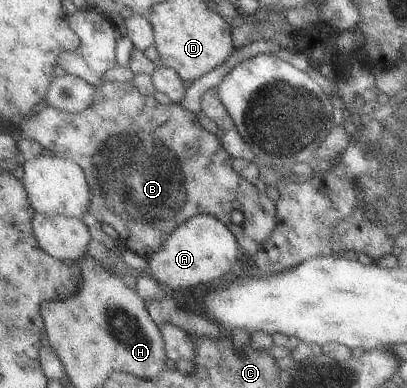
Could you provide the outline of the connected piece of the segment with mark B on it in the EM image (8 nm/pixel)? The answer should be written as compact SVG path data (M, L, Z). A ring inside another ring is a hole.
M113 81L97 86L92 103L83 112L68 113L43 104L29 117L19 120L19 123L21 138L37 141L51 155L74 160L83 169L91 196L103 196L105 206L109 207L103 210L103 214L99 214L99 218L103 216L103 220L111 222L119 232L119 224L115 224L115 213L121 215L126 223L119 234L120 242L127 250L139 256L149 259L164 245L177 226L197 214L215 215L221 220L236 236L239 258L247 256L249 260L253 260L276 227L276 202L233 170L234 158L223 148L215 134L201 127L198 115L185 110L180 104L163 105L154 96L144 96L131 83ZM235 210L241 210L244 214L241 224L231 221L231 212Z

